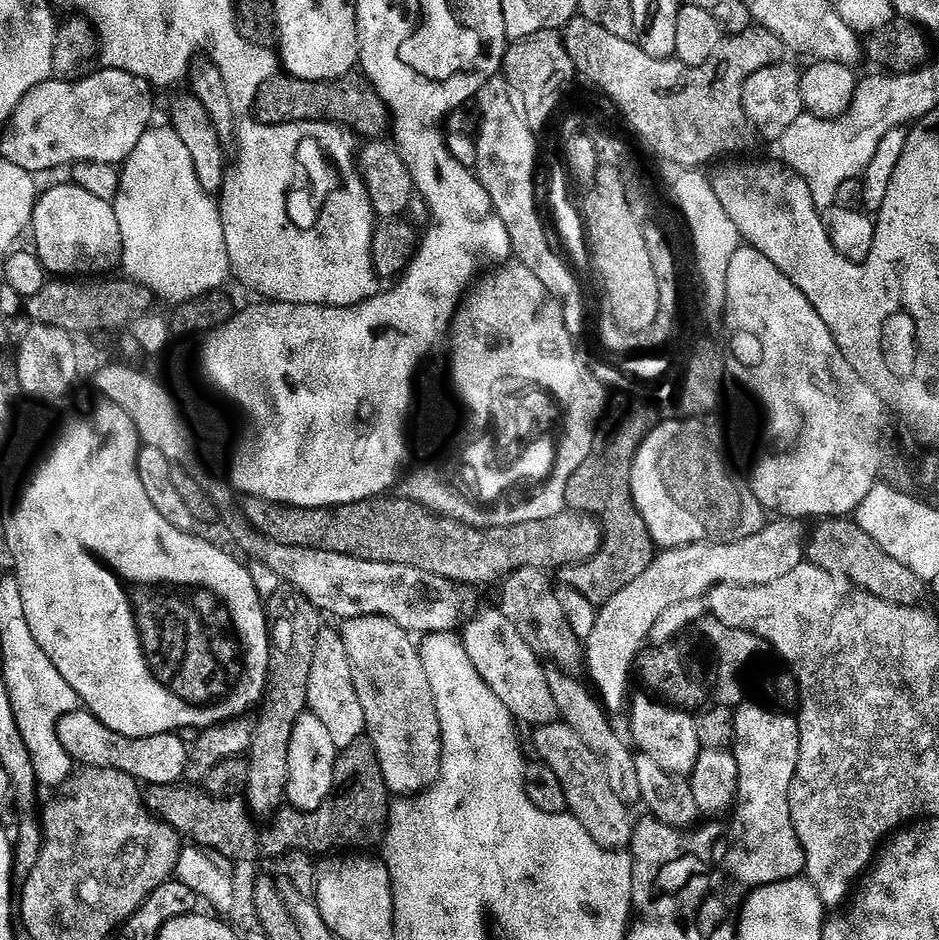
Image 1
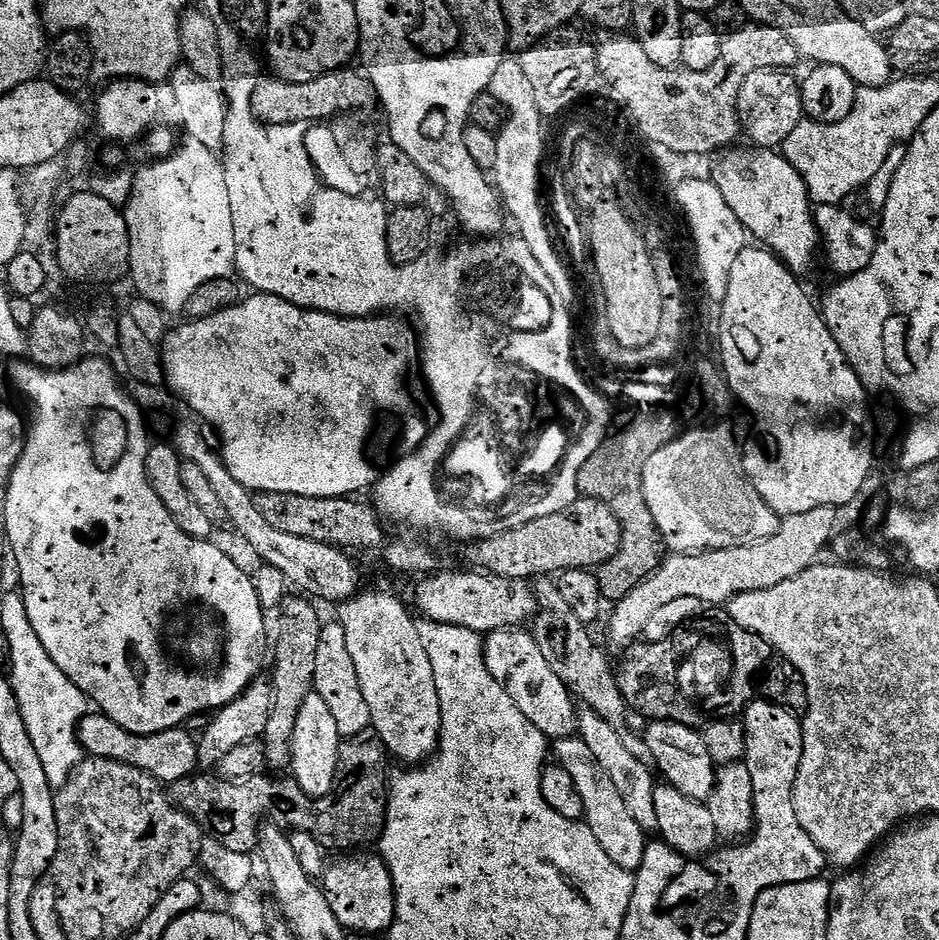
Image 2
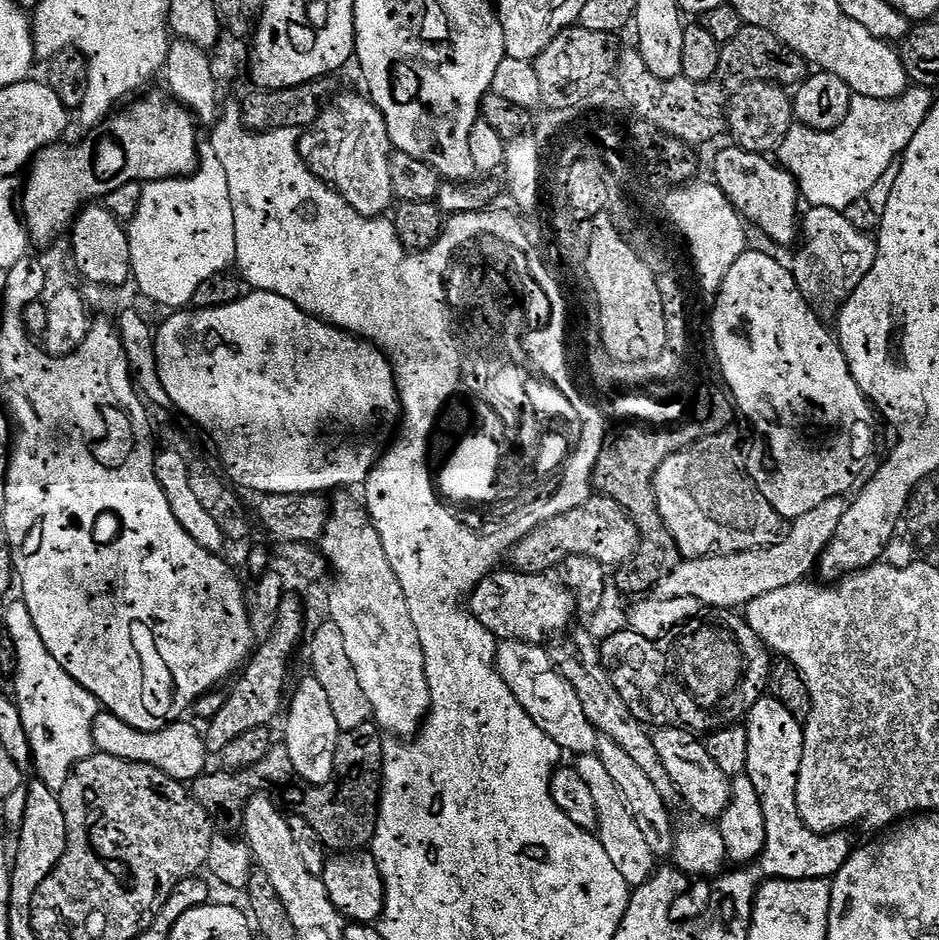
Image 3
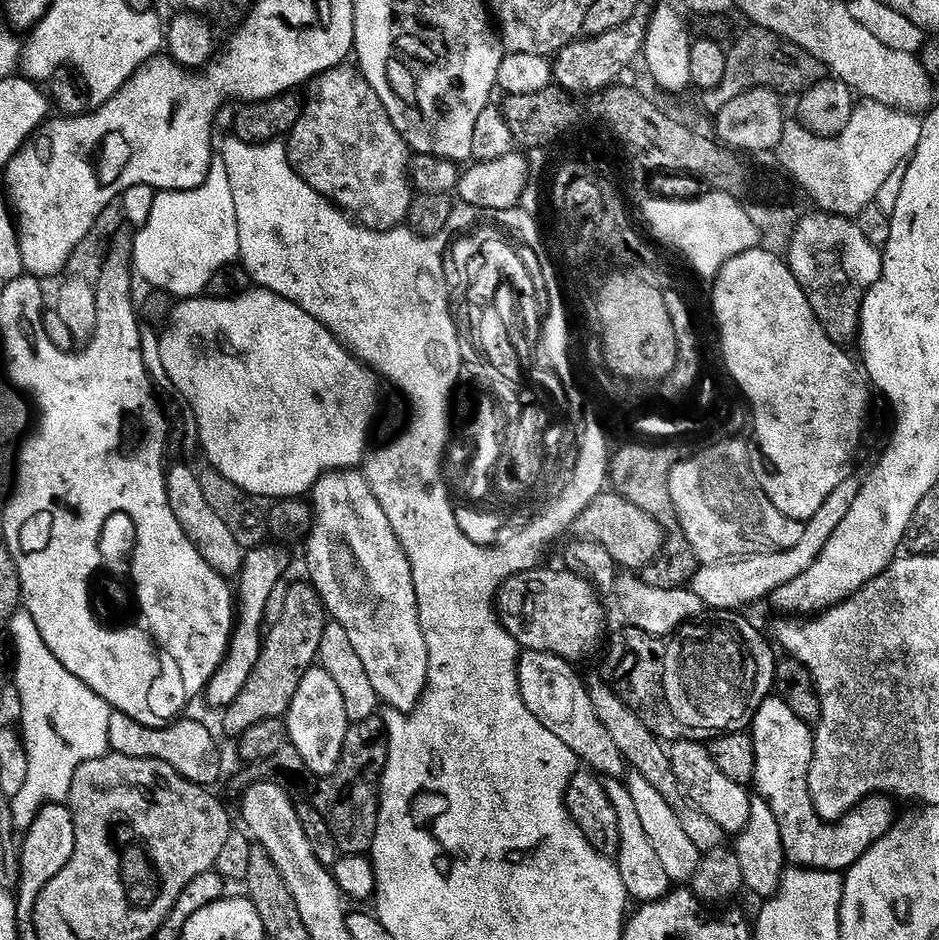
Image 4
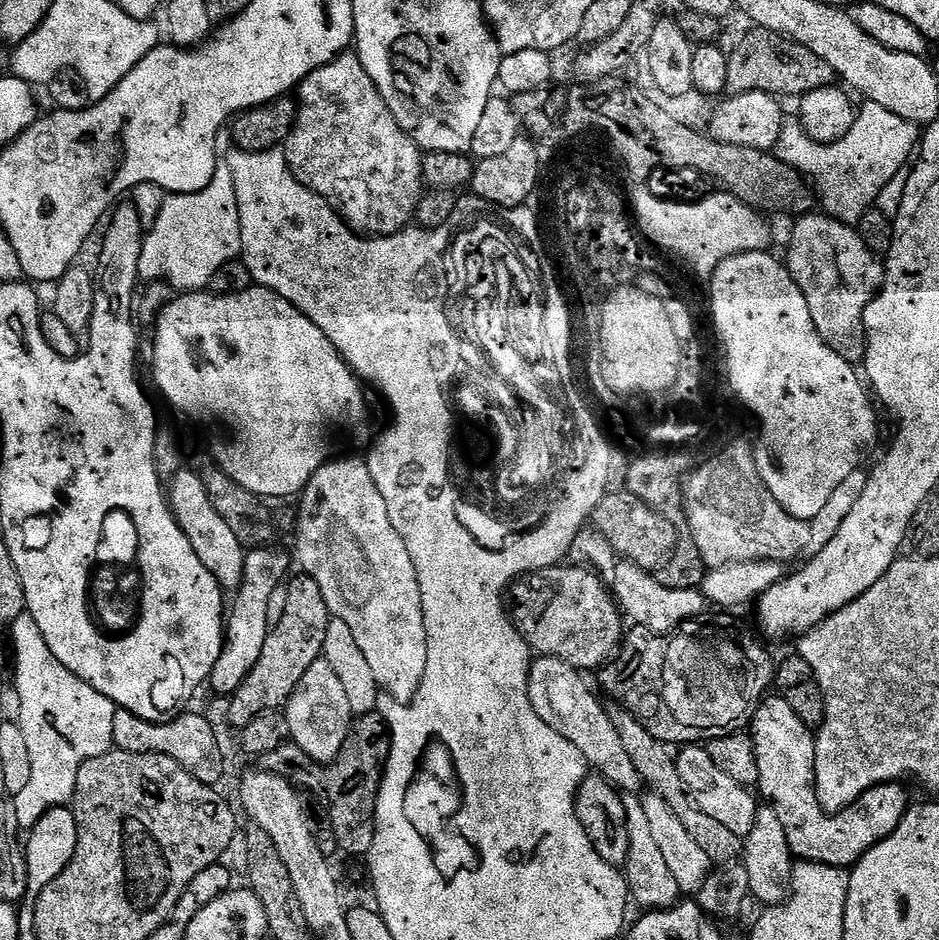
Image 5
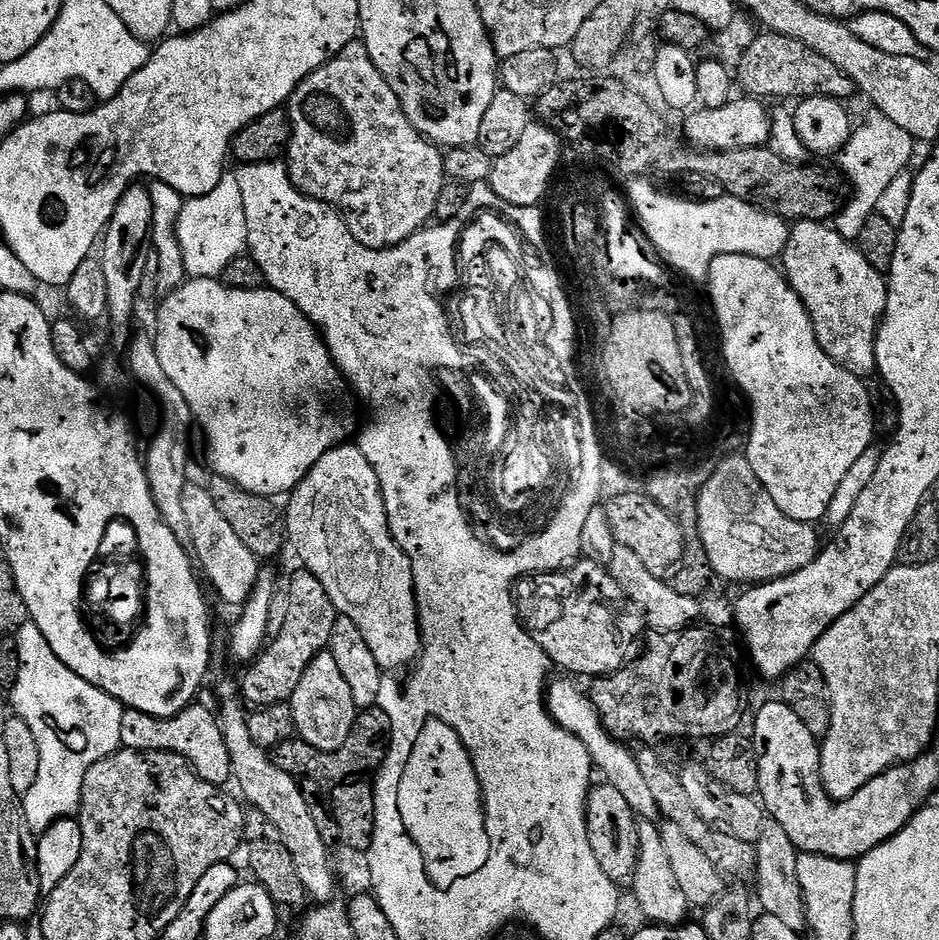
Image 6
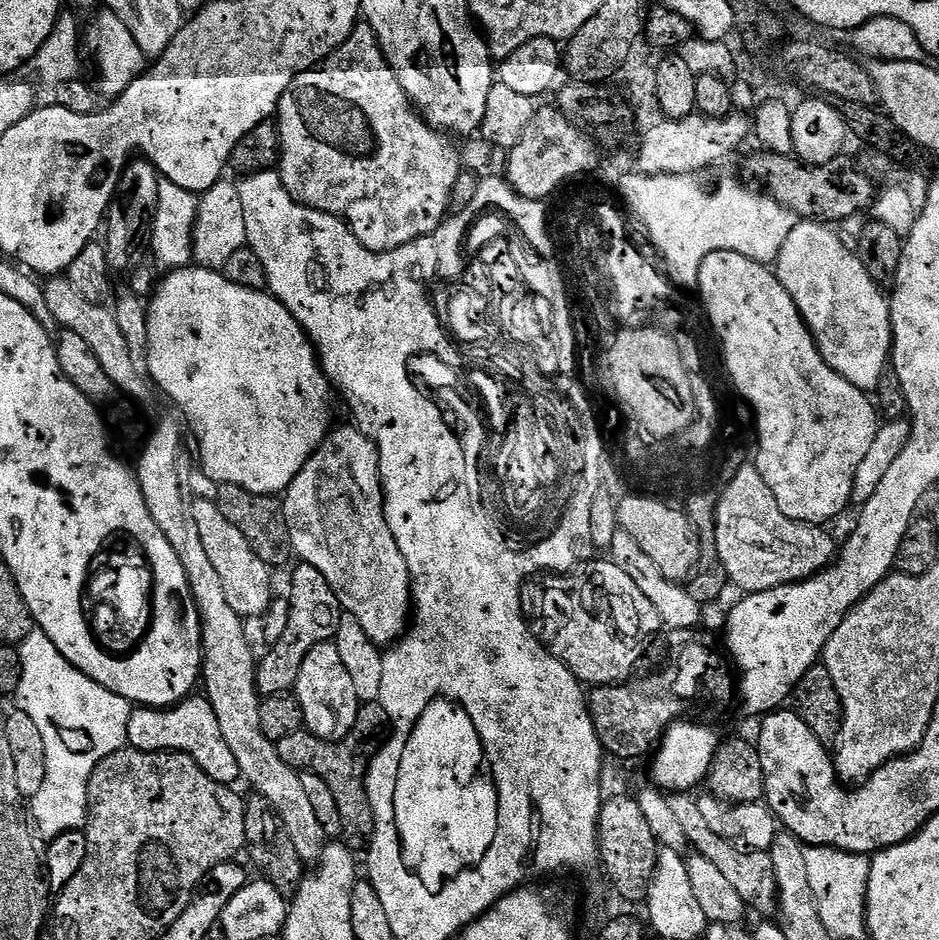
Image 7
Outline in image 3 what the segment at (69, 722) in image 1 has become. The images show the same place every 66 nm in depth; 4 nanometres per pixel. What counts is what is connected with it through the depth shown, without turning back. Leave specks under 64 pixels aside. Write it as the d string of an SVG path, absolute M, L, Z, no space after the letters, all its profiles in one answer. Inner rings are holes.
M101 710L92 727L92 742L95 751L110 754L110 758L122 758L126 762L142 762L146 766L162 770L162 774L170 774L170 778L191 782L209 771L210 753L205 733L201 729L199 732L195 728L197 727L195 723L184 723L173 722L153 732L138 730L122 722L122 718L118 718L114 713Z

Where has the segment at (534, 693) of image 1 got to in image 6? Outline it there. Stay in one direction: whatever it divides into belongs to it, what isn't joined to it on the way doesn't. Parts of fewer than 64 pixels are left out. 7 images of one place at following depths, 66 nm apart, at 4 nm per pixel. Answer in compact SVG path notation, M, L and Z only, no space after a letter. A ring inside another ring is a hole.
M564 678L568 680L556 680L553 679L549 683L546 689L546 703L548 706L548 713L560 723L560 725L566 730L570 730L570 734L574 734L574 738L578 738L586 750L590 750L590 756L592 758L592 763L598 769L603 779L610 786L614 786L614 790L618 790L622 793L622 798L626 798L626 802L630 802L630 806L635 810L637 817L655 821L657 817L661 815L660 808L654 802L654 794L650 791L650 786L646 783L645 776L642 775L642 769L638 766L636 761L636 752L633 751L627 743L615 740L614 737L604 728L604 723L602 718L598 714L598 710L592 705L591 695L587 691L584 692L579 688L577 681L572 678Z

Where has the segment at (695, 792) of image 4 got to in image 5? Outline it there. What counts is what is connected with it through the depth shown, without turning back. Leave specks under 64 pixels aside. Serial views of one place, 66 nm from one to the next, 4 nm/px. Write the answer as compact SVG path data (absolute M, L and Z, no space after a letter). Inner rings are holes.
M681 747L675 753L675 758L678 778L682 778L684 789L692 797L693 804L702 810L702 814L710 814L710 818L715 818L721 826L727 826L735 836L747 838L750 830L754 830L758 807L757 797L749 789L734 782L734 778L730 778L725 772L718 770L718 766L714 766L714 758L710 758L707 747Z

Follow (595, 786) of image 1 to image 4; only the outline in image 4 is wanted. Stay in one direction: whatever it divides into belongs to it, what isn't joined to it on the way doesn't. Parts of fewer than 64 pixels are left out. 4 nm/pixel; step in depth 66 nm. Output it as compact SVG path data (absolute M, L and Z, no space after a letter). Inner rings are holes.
M608 778L603 783L614 814L618 816L620 844L614 853L614 863L618 874L622 874L622 886L626 886L629 897L636 902L663 899L670 891L670 881L654 846L650 846L650 838L646 838L646 829L638 818L638 809L634 806L634 798L630 798L627 783L620 778Z

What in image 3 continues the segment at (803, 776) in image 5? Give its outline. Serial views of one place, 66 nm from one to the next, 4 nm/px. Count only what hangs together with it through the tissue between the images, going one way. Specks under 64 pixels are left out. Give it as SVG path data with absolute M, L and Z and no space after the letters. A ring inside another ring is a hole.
M764 694L748 711L746 727L750 738L746 775L760 792L762 814L766 818L766 846L758 867L768 878L828 880L838 870L842 870L844 863L852 857L854 843L847 831L831 834L811 832L798 814L796 787L804 749L801 721L796 720L794 714L782 706L782 702L778 702L771 694Z

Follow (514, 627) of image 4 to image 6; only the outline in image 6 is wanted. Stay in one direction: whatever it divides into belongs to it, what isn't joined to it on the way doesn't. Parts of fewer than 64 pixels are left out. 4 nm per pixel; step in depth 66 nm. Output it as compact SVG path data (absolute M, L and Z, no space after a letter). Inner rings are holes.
M585 558L563 571L541 571L517 580L514 595L520 622L534 642L546 650L557 669L565 668L565 673L576 678L617 672L633 659L636 639L646 629L645 613L628 597L611 571ZM610 584L614 588L604 588Z

